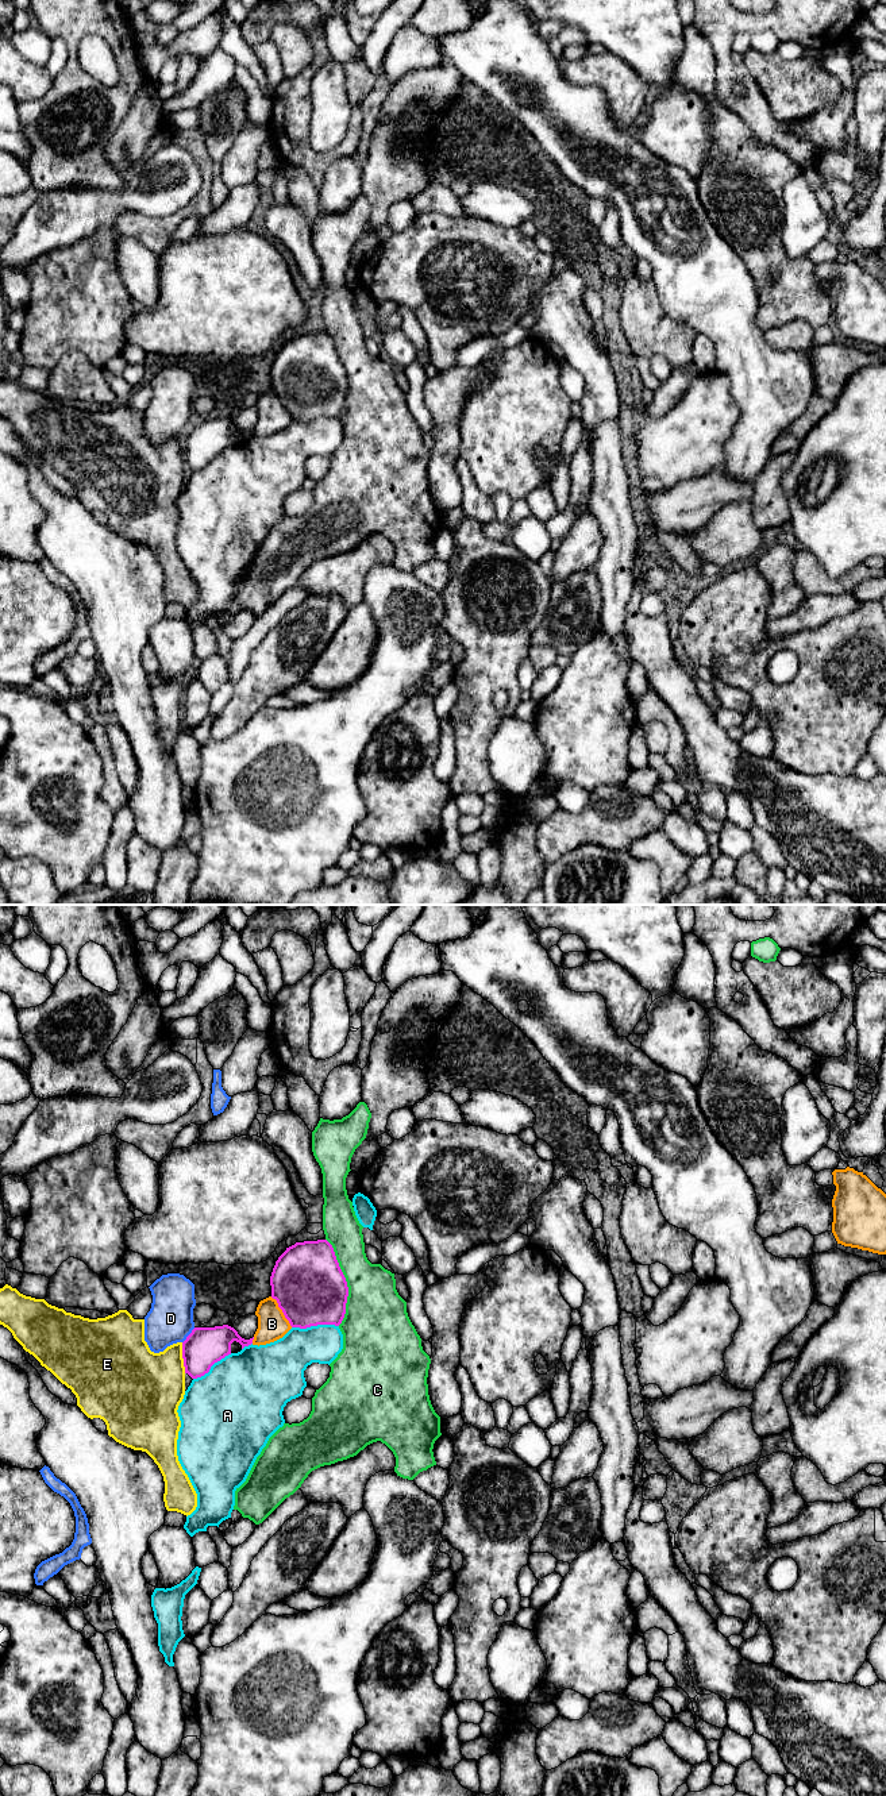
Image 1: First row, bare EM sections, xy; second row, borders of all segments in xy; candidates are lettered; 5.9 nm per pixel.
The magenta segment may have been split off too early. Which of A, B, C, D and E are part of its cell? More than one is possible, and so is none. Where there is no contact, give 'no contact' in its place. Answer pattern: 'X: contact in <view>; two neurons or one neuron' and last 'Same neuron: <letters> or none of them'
A: contact in xy; two neurons
B: contact in xy; two neurons
C: contact in xy; two neurons
D: contact in xy; two neurons
E: contact in xy; two neurons
Same neuron: none of them

